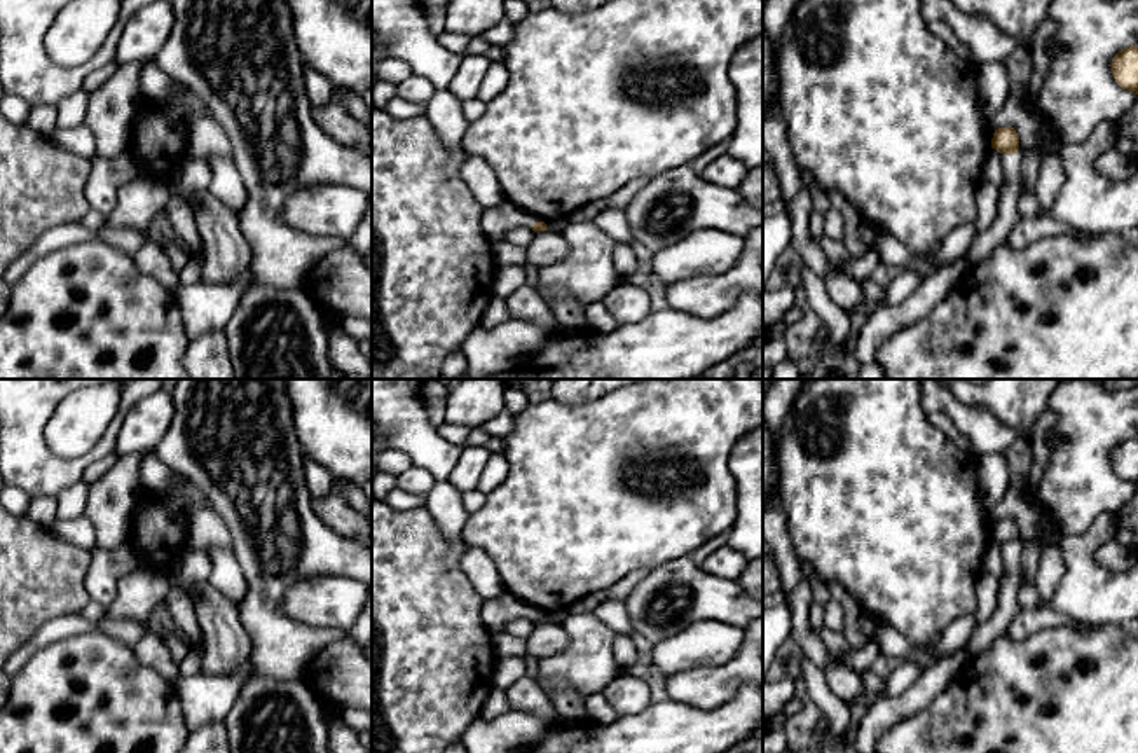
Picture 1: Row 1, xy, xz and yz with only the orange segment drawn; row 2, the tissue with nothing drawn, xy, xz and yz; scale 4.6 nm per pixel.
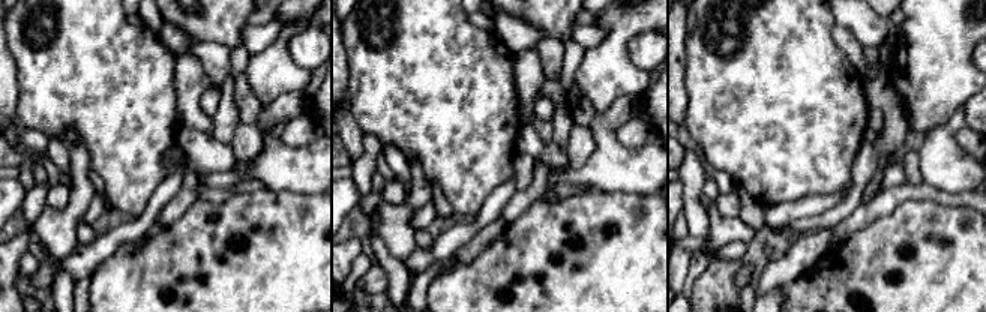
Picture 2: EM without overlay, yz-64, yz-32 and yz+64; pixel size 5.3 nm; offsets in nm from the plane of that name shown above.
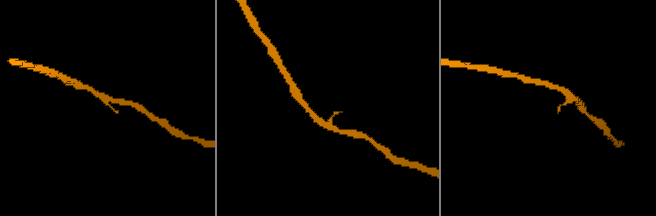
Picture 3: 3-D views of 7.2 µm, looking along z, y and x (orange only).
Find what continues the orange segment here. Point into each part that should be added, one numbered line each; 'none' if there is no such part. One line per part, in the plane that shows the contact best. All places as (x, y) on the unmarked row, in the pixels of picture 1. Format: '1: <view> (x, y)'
1: yz (992, 563)

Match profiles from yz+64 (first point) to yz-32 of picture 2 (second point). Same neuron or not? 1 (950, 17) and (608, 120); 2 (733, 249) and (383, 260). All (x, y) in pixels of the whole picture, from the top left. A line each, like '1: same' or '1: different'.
1: different
2: different

